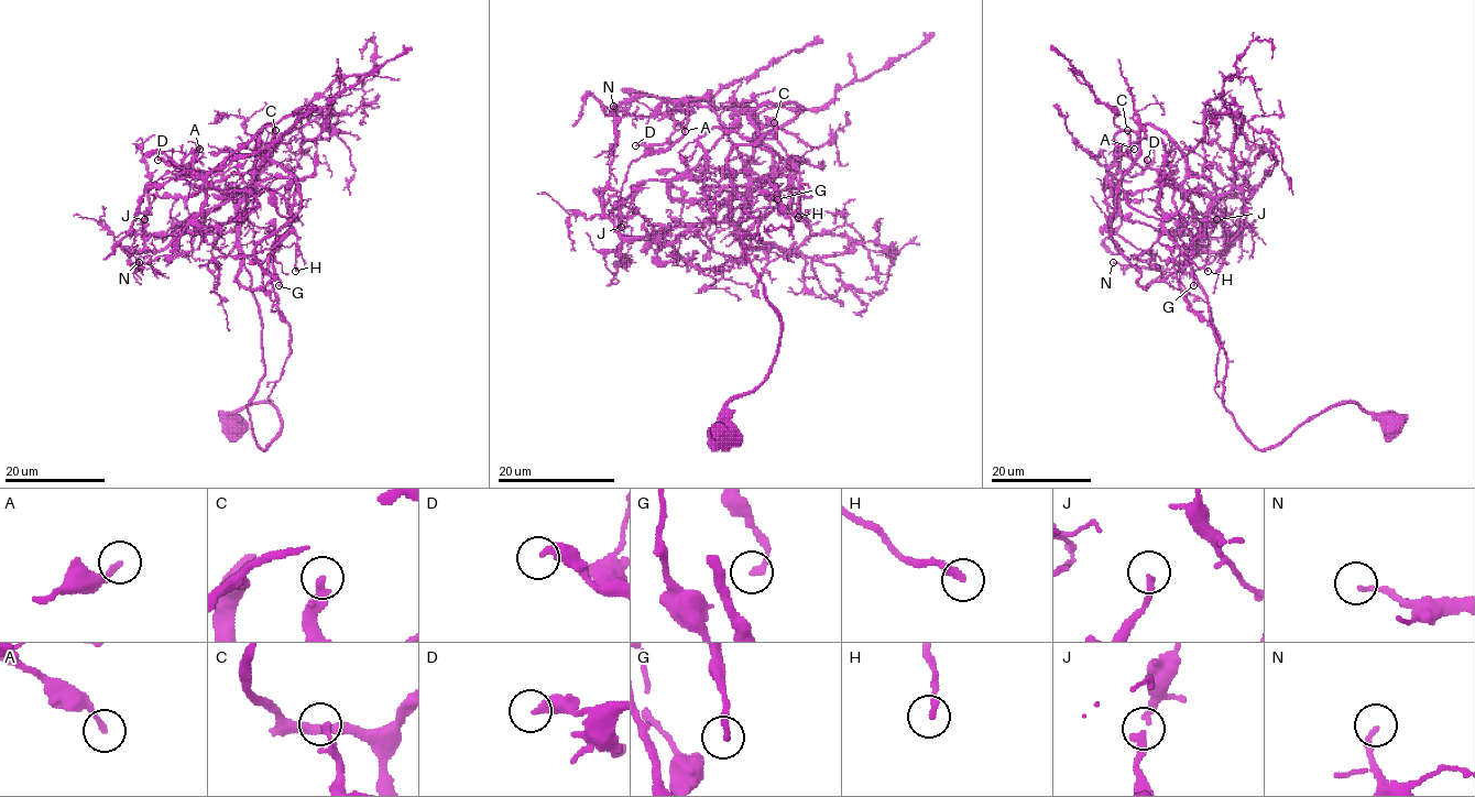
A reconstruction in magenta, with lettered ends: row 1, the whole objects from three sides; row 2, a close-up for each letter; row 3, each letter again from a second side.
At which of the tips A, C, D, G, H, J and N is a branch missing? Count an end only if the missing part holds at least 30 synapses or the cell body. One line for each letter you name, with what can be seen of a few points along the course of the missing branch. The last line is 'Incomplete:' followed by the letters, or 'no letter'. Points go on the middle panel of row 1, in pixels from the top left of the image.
C: (774, 122), (782, 123), (790, 115), (795, 101), (816, 85), (848, 75), (889, 54), (896, 41)
H: (798, 217), (794, 221), (772, 218), (756, 225)
Incomplete: C, H

